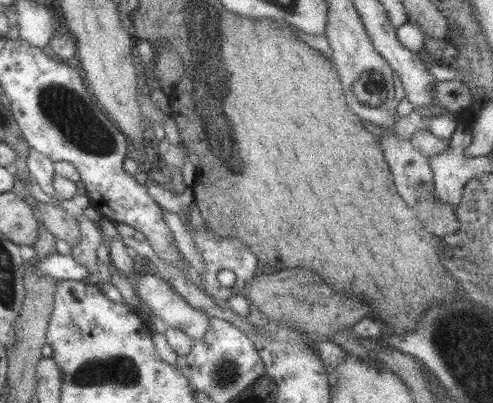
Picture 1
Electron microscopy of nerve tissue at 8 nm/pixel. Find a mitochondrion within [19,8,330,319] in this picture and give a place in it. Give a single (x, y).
(65, 108)

